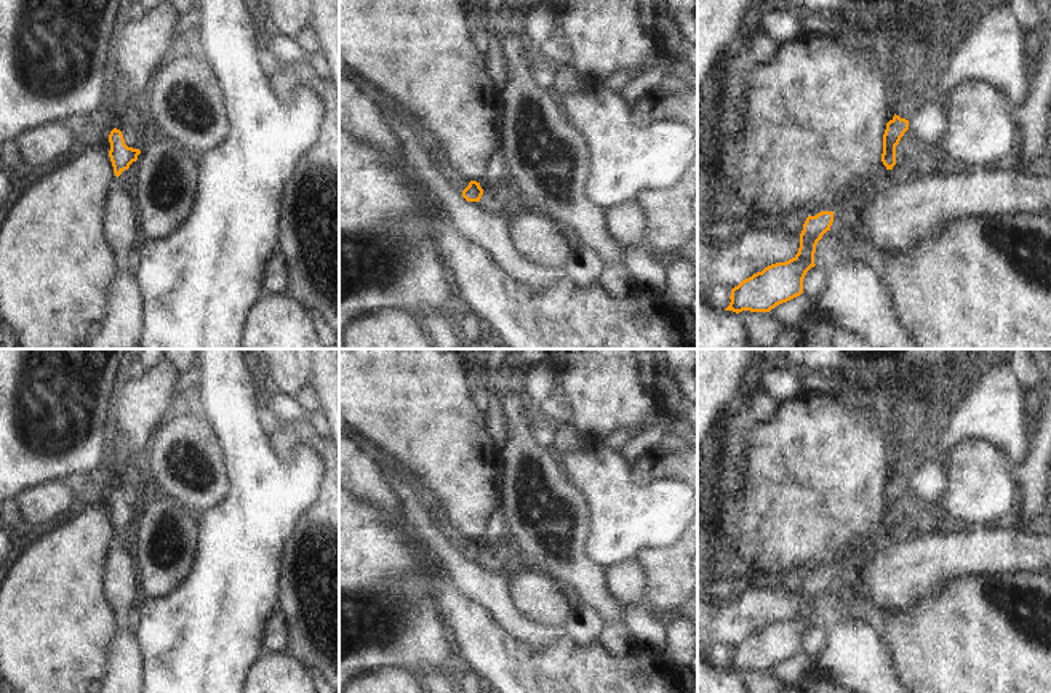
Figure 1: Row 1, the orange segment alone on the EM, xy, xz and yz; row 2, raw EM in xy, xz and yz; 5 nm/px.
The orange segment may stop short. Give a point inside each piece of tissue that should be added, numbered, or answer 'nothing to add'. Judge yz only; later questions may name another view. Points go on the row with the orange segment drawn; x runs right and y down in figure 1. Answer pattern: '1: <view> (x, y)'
1: yz (903, 111).

